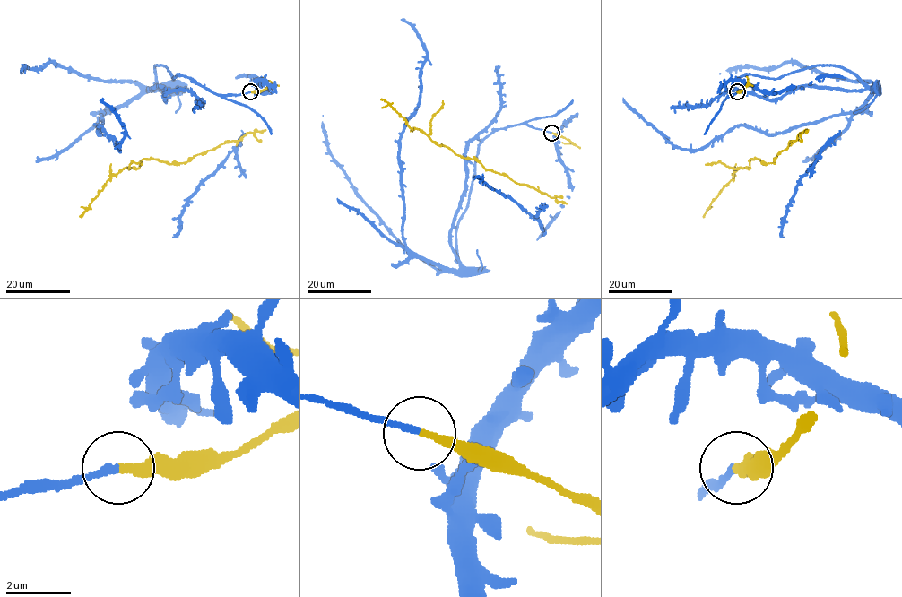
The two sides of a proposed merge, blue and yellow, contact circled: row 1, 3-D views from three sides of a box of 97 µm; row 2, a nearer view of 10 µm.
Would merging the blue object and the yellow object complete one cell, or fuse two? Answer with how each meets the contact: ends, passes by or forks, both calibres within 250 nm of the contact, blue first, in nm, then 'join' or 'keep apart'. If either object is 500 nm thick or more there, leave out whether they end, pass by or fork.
blue ends there; yellow ends there; 200 nm thick on the blue side, 280 nm on the other; join

